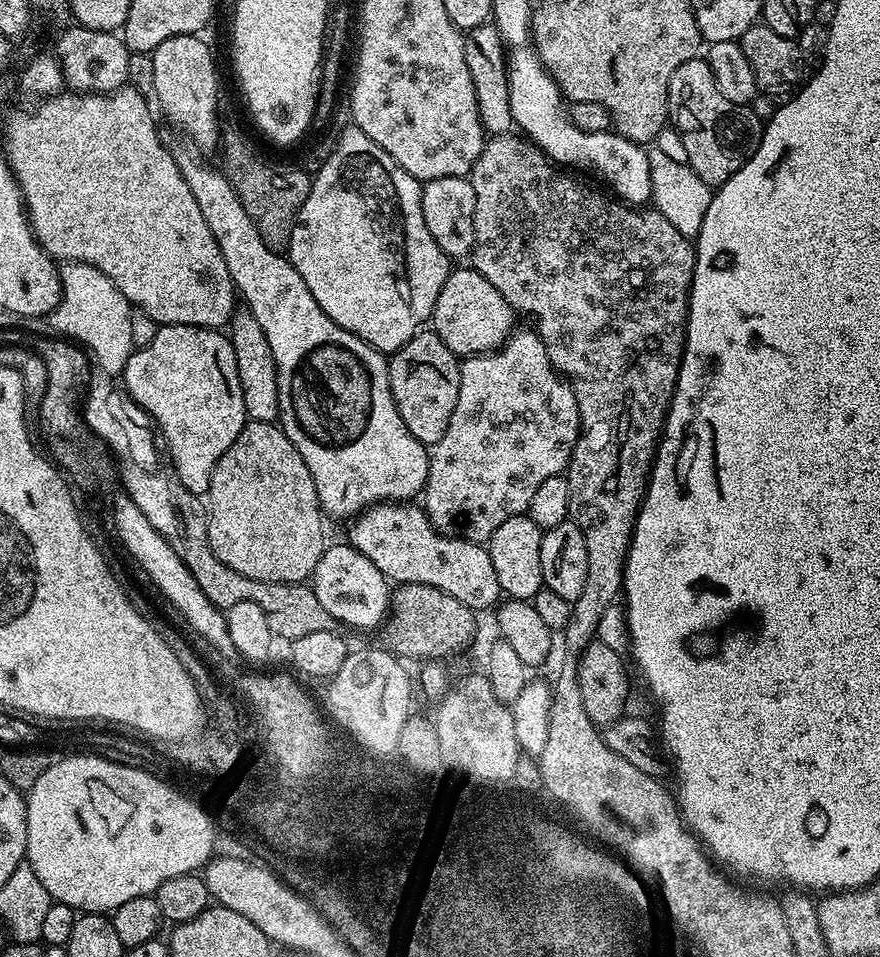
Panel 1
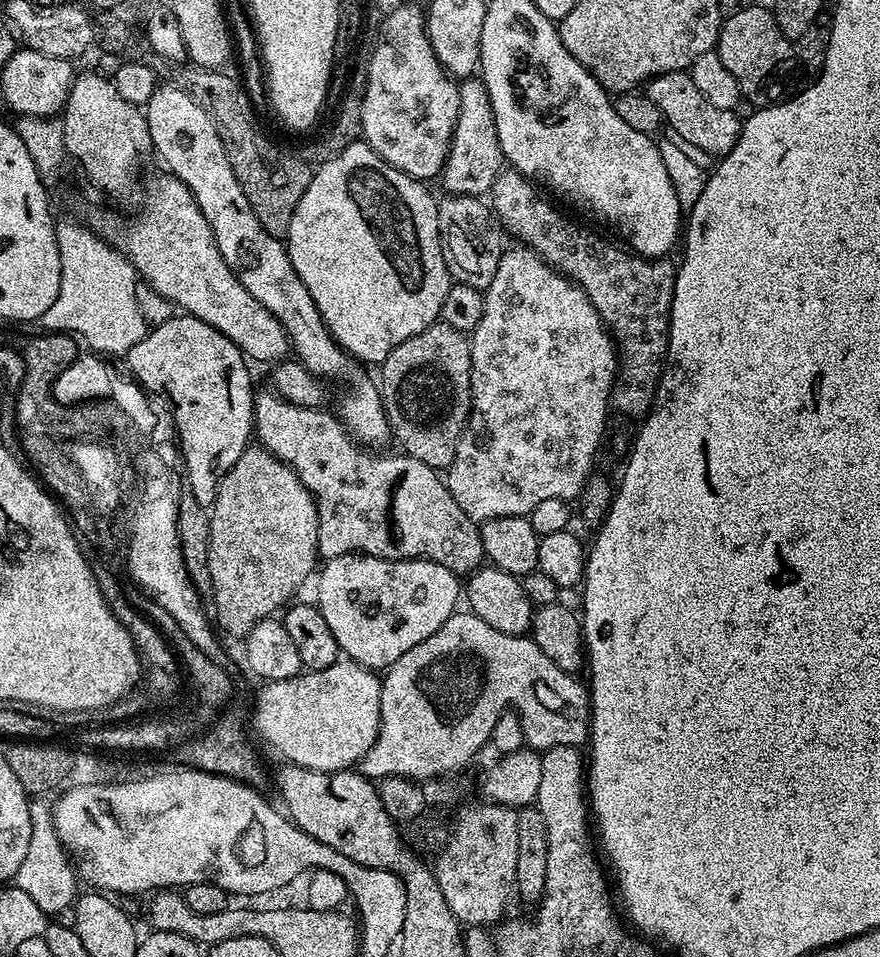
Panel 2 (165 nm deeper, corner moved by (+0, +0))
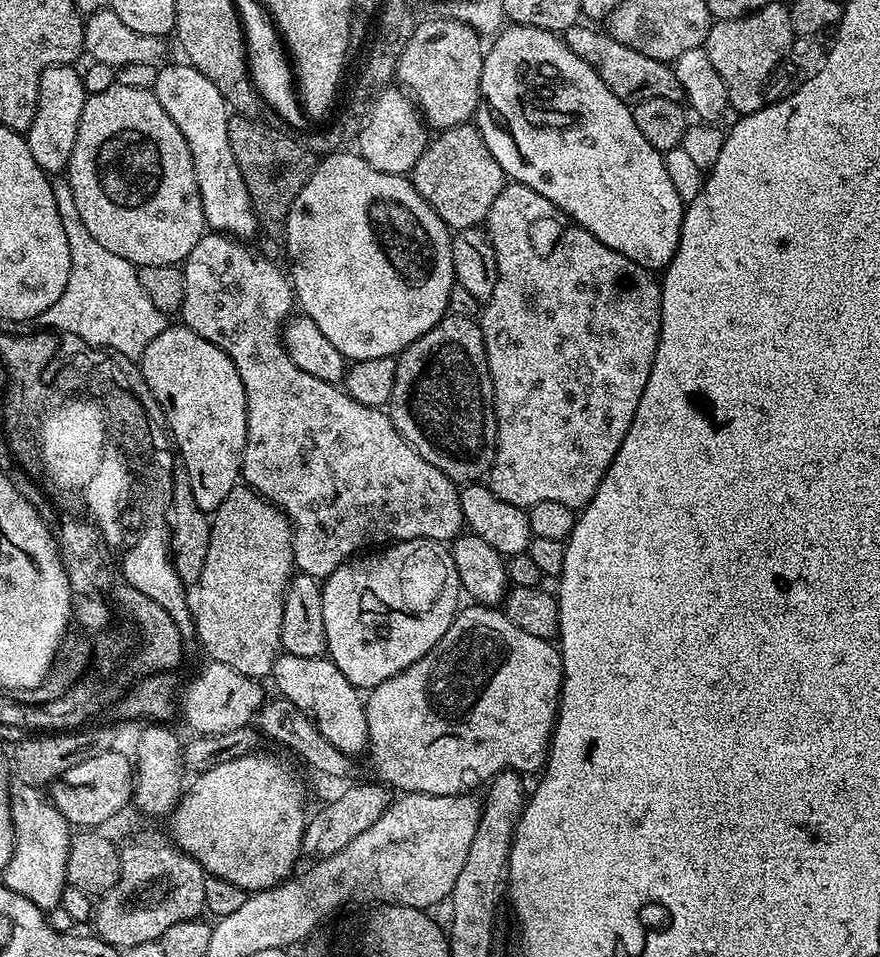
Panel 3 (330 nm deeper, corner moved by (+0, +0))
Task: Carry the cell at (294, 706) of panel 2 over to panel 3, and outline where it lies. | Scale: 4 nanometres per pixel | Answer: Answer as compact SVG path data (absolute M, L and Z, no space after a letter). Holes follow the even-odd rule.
M212 660L189 682L183 685L178 708L184 712L184 720L201 736L226 734L230 730L249 727L253 723L256 711L266 699L265 685L258 680L251 680L246 674L238 674L230 666Z

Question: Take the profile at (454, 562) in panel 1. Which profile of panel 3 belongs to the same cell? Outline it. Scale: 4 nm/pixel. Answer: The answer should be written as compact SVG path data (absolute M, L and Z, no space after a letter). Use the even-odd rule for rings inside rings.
M209 231L200 241L194 250L190 250L188 259L182 265L184 281L186 282L186 294L182 298L182 306L178 313L182 318L183 327L194 330L206 342L214 342L218 350L222 350L234 362L234 370L238 370L238 378L242 378L242 386L246 390L246 446L244 447L244 462L242 465L242 480L253 492L264 497L277 508L283 510L292 524L292 558L295 567L303 575L315 576L317 578L328 577L333 570L343 564L353 554L367 549L369 546L384 546L389 542L401 540L438 540L451 542L465 531L466 525L462 506L460 505L460 493L457 485L442 470L430 466L422 454L418 454L398 434L394 422L388 416L384 408L371 408L362 406L354 397L348 395L343 387L322 382L322 378L314 378L314 374L306 374L298 366L294 366L294 358L284 348L284 337L282 335L284 325L288 323L294 312L294 289L292 281L272 260L259 256L252 248L247 248L243 239L235 236L226 236L223 232Z

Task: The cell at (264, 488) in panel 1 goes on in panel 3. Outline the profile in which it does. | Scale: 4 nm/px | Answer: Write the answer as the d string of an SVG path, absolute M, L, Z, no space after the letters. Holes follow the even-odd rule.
M238 486L230 494L226 494L226 502L218 506L218 510L211 513L212 529L210 530L210 550L206 550L206 566L202 566L202 578L198 585L200 593L194 596L194 615L196 618L196 640L206 651L212 660L222 662L238 674L246 674L251 680L263 681L271 677L272 667L276 657L281 655L282 649L280 639L282 638L282 606L284 605L284 593L288 591L288 581L294 575L294 561L292 558L292 524L288 517L284 515L281 508L277 508L264 497L253 492L247 486Z

